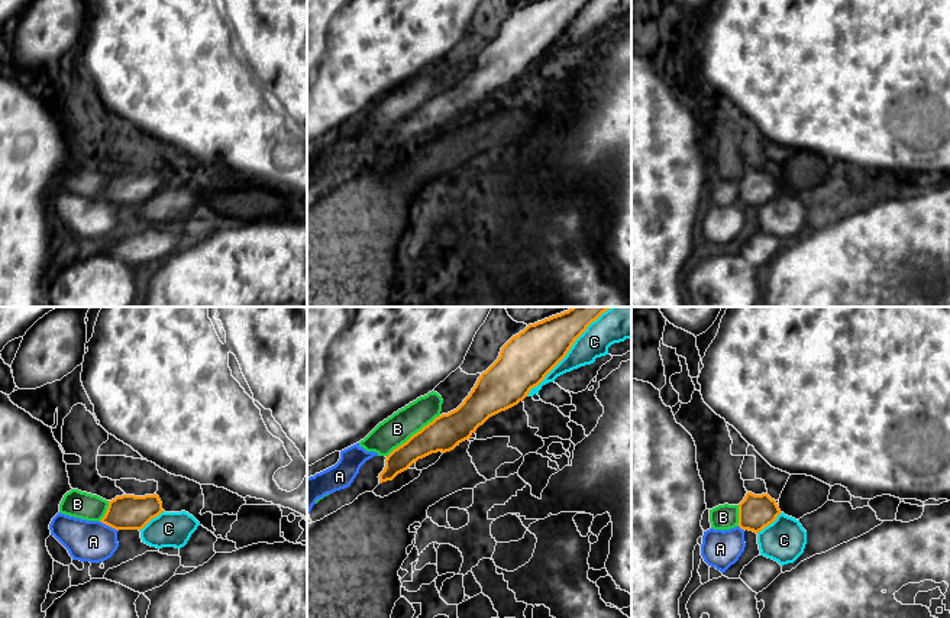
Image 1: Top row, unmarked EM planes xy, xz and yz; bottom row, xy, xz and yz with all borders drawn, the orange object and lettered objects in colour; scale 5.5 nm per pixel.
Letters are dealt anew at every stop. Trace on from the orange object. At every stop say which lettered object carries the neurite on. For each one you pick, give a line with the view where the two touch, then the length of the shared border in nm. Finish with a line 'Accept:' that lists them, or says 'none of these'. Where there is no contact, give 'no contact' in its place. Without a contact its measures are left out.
Accept: none of these

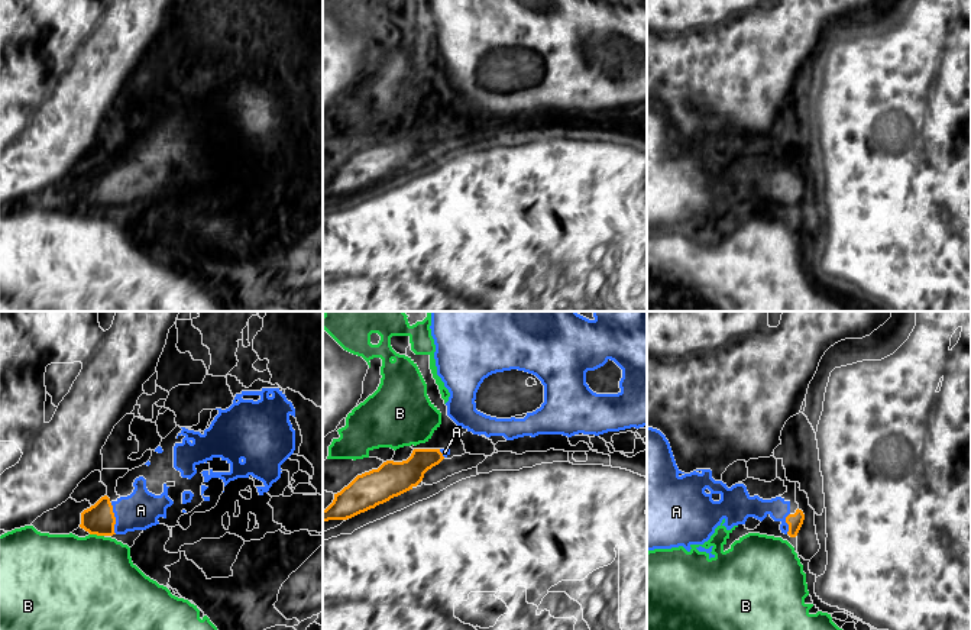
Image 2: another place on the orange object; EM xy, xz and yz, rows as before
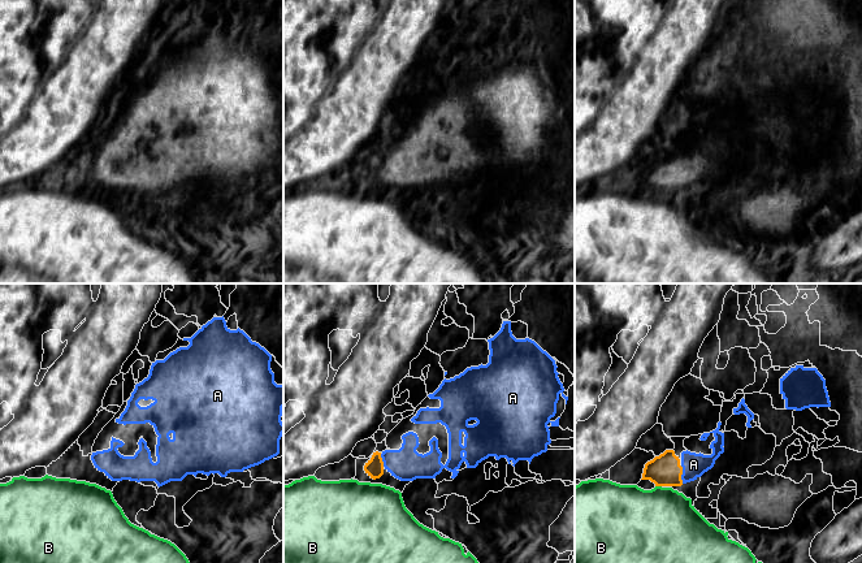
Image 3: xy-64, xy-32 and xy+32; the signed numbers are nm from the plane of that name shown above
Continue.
A: contact in xy; length 180 nm
Accept: A

